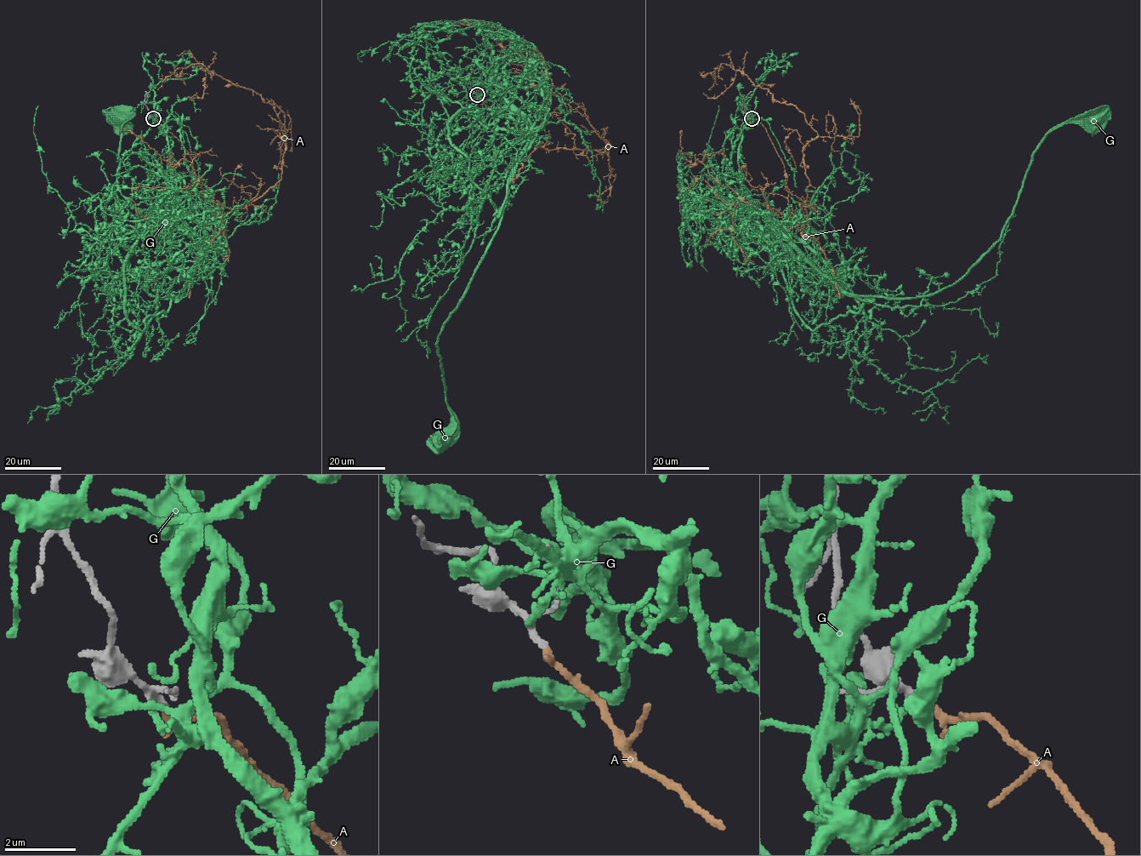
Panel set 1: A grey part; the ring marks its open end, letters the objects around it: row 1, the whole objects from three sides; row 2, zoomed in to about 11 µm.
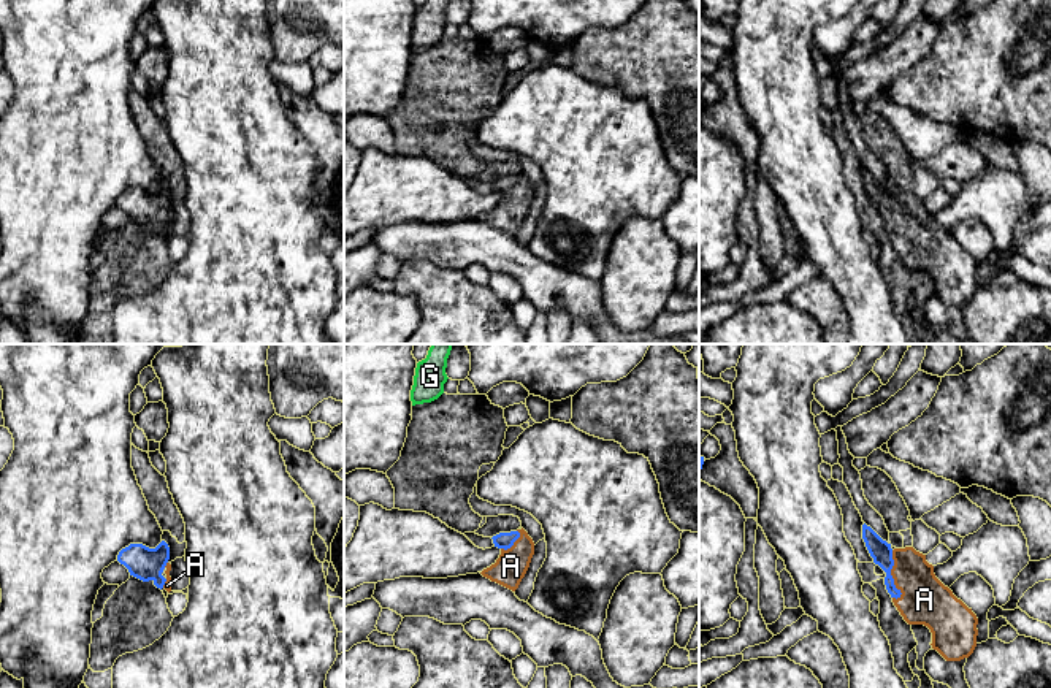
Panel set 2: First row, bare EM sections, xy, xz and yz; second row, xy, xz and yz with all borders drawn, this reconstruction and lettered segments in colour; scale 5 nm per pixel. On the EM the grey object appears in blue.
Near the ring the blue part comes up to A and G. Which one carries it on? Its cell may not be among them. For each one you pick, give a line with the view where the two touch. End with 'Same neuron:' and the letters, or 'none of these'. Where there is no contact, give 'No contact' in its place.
A: Touches blue in yz
Same neuron: A

